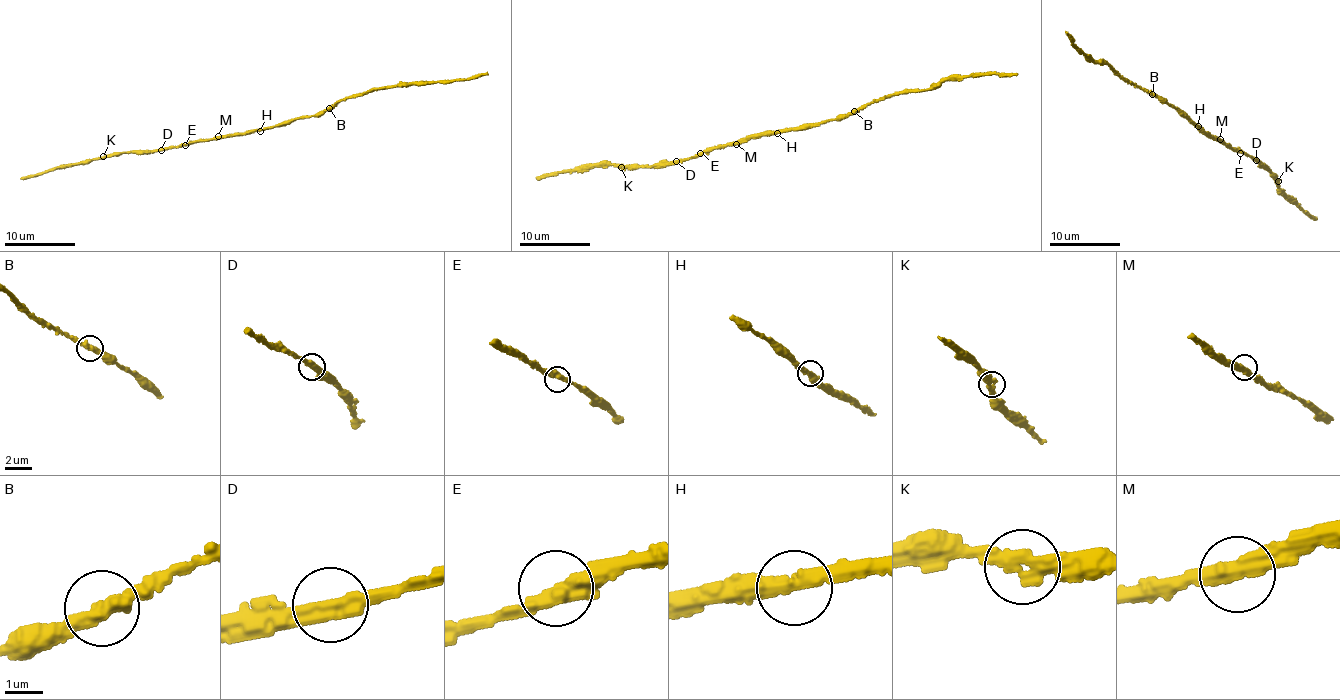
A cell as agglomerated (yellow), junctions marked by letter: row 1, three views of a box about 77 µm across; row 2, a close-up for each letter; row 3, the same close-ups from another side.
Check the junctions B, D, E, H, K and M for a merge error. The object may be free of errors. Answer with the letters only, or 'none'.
none

